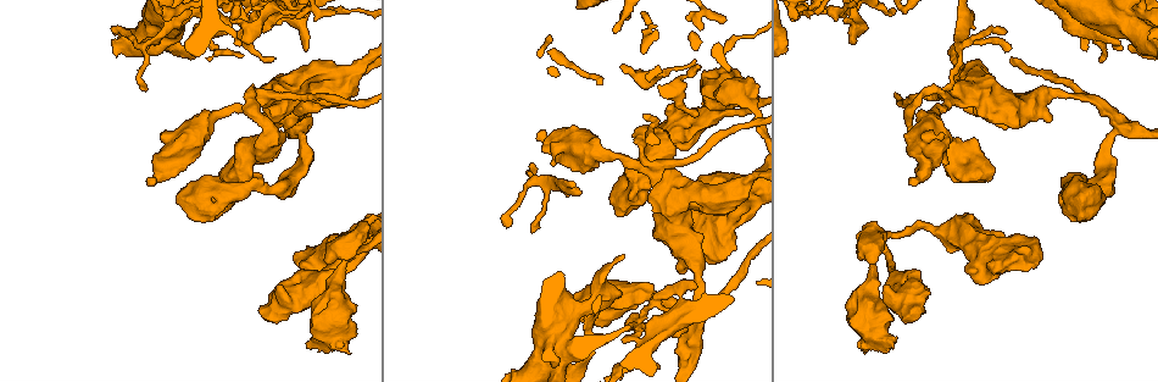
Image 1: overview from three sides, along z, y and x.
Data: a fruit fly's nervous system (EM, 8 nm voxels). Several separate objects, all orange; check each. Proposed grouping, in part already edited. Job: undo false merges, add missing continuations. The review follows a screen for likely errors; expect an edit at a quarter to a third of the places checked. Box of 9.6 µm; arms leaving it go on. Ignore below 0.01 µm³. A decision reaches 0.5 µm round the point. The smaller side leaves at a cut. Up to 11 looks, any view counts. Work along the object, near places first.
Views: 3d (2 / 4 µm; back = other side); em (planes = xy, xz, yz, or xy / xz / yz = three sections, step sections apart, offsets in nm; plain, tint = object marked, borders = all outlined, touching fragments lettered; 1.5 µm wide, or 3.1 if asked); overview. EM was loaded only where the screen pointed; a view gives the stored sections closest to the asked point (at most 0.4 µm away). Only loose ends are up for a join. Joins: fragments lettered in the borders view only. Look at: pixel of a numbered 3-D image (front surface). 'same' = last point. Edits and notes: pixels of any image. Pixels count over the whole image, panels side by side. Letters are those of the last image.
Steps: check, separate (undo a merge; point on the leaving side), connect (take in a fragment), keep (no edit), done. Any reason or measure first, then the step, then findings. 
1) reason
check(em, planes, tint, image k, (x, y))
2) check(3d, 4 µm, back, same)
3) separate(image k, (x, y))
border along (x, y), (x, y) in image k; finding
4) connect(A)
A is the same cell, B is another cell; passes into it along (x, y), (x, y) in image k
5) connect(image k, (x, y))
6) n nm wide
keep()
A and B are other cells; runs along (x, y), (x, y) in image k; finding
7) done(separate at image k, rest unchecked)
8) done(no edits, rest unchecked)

check(em, xy, step 4, tint, image 1, (923, 169))

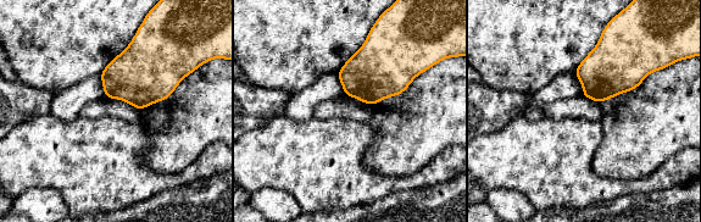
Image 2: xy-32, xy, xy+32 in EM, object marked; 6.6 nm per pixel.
check(em, xy, step 4, borders, same)

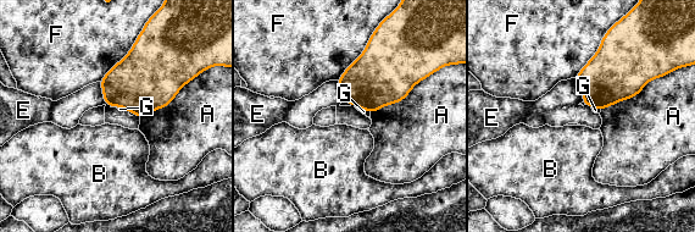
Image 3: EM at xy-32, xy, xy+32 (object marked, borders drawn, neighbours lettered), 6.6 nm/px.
keep()
A, B, E, F and G are other cells; border along (99, 82), (103, 100), (110, 106) in image 3; one cell here

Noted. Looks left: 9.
stops while still wide
check(3d, 4 µm, image 1, (683, 274))

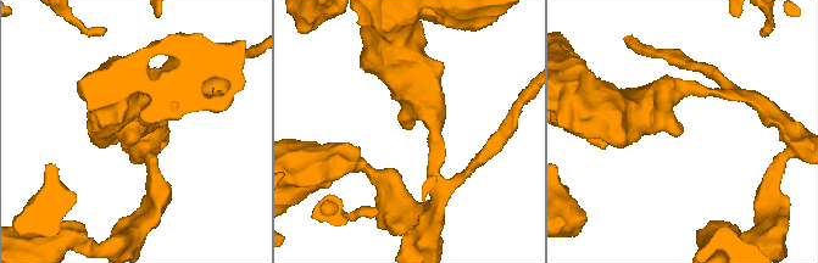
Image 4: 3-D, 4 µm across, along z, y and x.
shape alone is not enough
check(em, planes, borders, image 4, (678, 134))

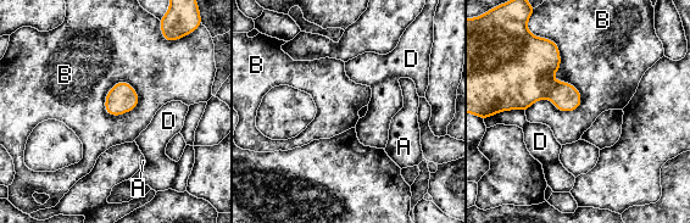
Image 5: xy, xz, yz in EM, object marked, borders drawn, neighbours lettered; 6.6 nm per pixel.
keep()
A, B and D are other cells; border along (538, 35), (574, 111) in image 5; none of them fits

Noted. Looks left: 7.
thin end
check(3d, 2 µm, image 1, (1102, 57))

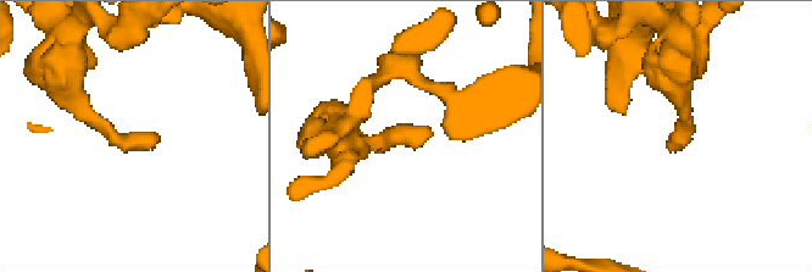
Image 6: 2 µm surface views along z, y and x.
now the EM
check(em, xz, step 4, tint, image 6, (427, 132))

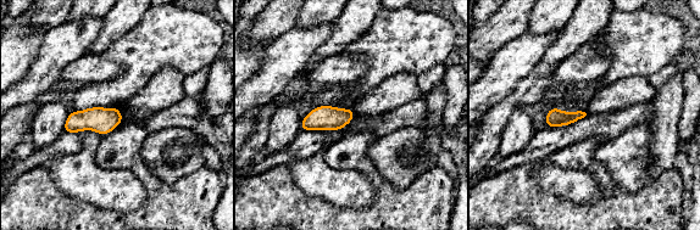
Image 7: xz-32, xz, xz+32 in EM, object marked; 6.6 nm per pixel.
cut it another way
check(em, planes, borders, same)

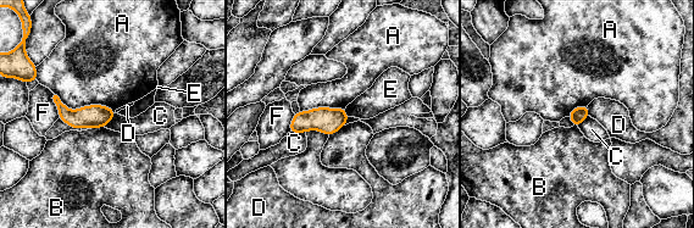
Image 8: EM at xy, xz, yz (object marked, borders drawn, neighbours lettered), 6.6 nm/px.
keep()
A, B, C, D, E and F are other cells; none of them fits

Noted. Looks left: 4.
sudden change in width
check(3d, 4 µm, back, image 1, (307, 165))

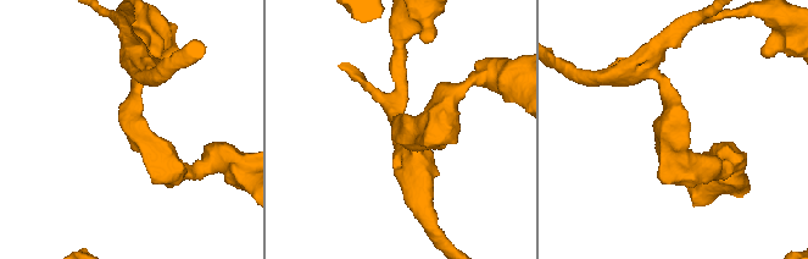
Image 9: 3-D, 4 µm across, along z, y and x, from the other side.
check(em, xz, step 4, tint, image 9, (405, 135))

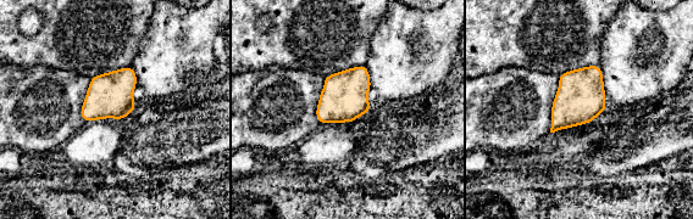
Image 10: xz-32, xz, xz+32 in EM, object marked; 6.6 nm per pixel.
another direction
check(em, planes, borders, same)

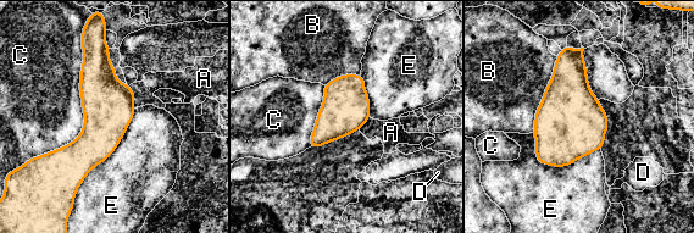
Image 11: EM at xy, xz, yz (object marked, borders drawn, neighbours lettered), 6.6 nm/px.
keep()
A, B, C, D and E are other cells; border along (82, 35), (83, 128), (29, 159) in image 11; one cell here

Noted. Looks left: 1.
done(no edits, rest unchecked)

